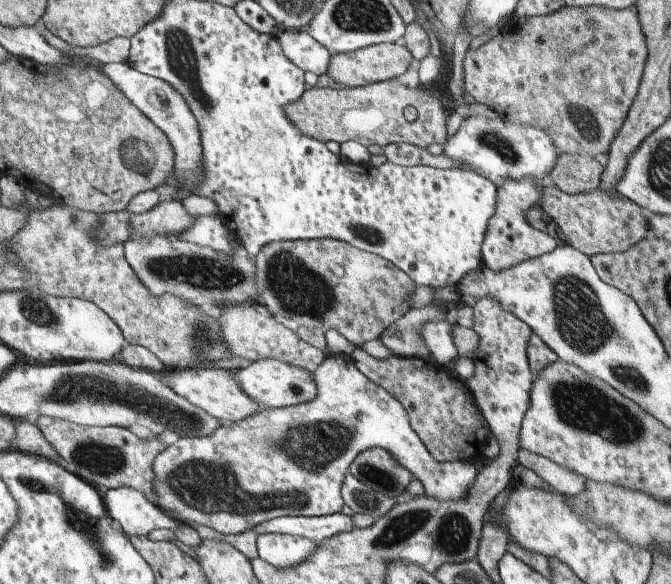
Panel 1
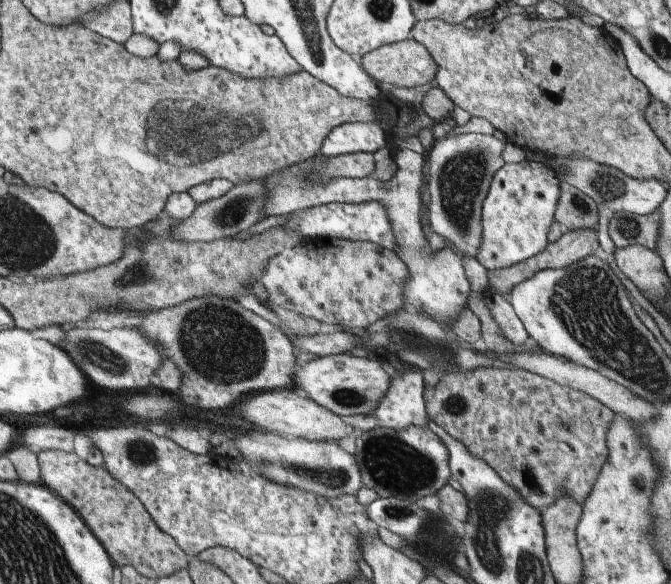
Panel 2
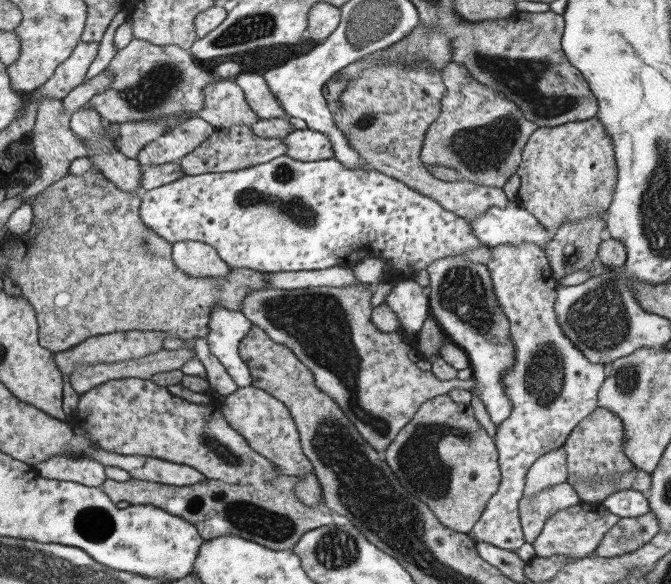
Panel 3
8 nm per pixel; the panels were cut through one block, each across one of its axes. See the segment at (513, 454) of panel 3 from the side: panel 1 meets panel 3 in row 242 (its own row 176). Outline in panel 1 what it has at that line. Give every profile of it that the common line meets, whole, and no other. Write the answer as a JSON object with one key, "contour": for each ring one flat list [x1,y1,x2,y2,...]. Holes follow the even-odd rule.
{"contour":[[520,176,518,179,502,180,495,188,494,211,486,224,484,239,480,246,483,264,498,271,551,252,556,247,553,238,546,232,533,228,526,219,526,213,530,209,540,206,543,187,533,177]]}

